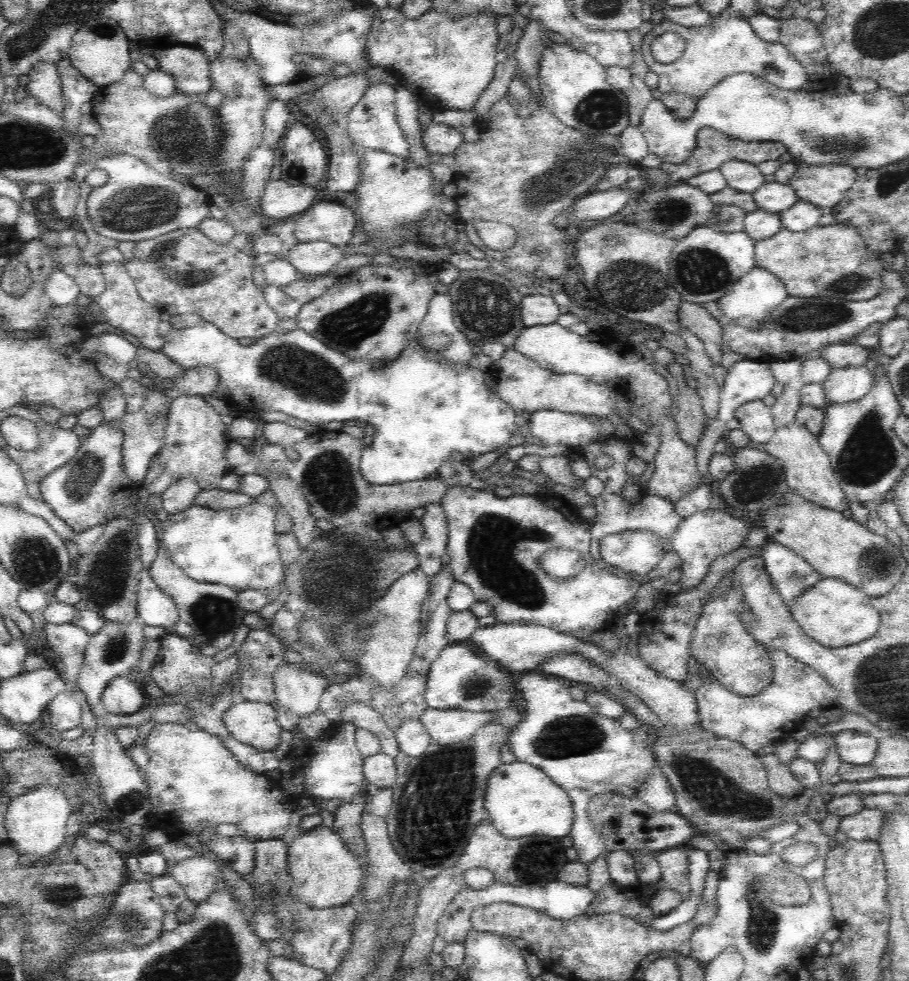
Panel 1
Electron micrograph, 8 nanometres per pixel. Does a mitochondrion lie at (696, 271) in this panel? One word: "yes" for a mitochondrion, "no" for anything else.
yes

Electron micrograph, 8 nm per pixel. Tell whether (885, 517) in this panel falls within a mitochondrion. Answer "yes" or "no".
no

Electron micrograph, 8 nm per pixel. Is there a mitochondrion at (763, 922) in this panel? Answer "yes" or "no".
yes

